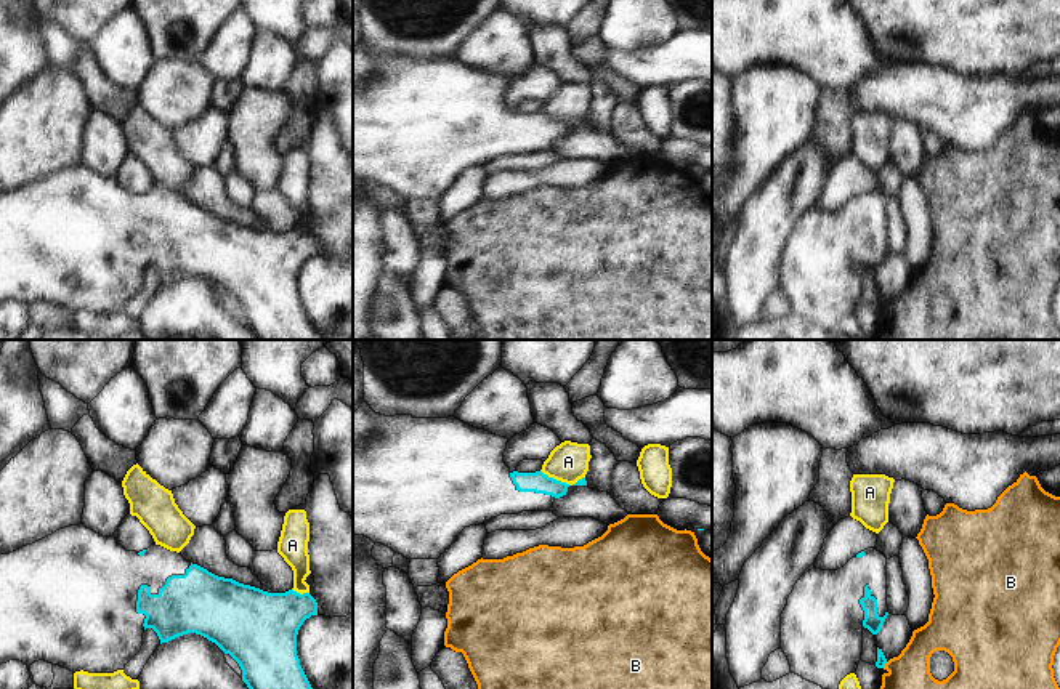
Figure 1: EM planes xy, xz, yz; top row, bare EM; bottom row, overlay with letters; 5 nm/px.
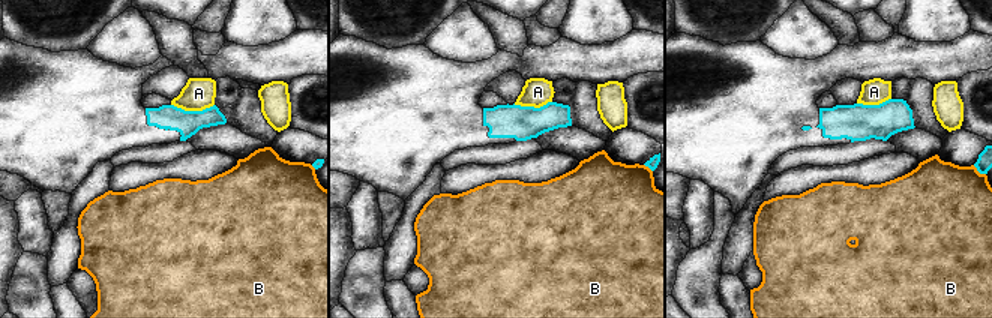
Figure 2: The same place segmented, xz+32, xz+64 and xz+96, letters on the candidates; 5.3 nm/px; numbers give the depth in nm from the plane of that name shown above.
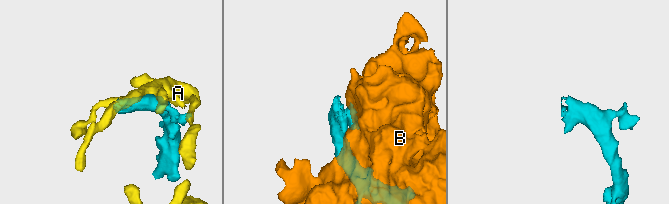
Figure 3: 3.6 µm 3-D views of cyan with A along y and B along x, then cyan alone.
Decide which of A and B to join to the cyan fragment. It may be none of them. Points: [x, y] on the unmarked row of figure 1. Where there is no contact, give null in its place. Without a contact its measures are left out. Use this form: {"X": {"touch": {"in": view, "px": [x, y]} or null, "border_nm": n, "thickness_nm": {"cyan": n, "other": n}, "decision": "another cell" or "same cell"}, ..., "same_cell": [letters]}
{"A": {"touch": {"in": "xz", "px": [563, 124]}, "border_nm": 220, "thickness_nm": {"cyan": 110, "other": 200}, "decision": "another cell"}, "B": {"touch": {"in": "yz", "px": [884, 306]}, "border_nm": 40, "thickness_nm": {"cyan": 50, "other": 320}, "decision": "another cell"}, "same_cell": []}

